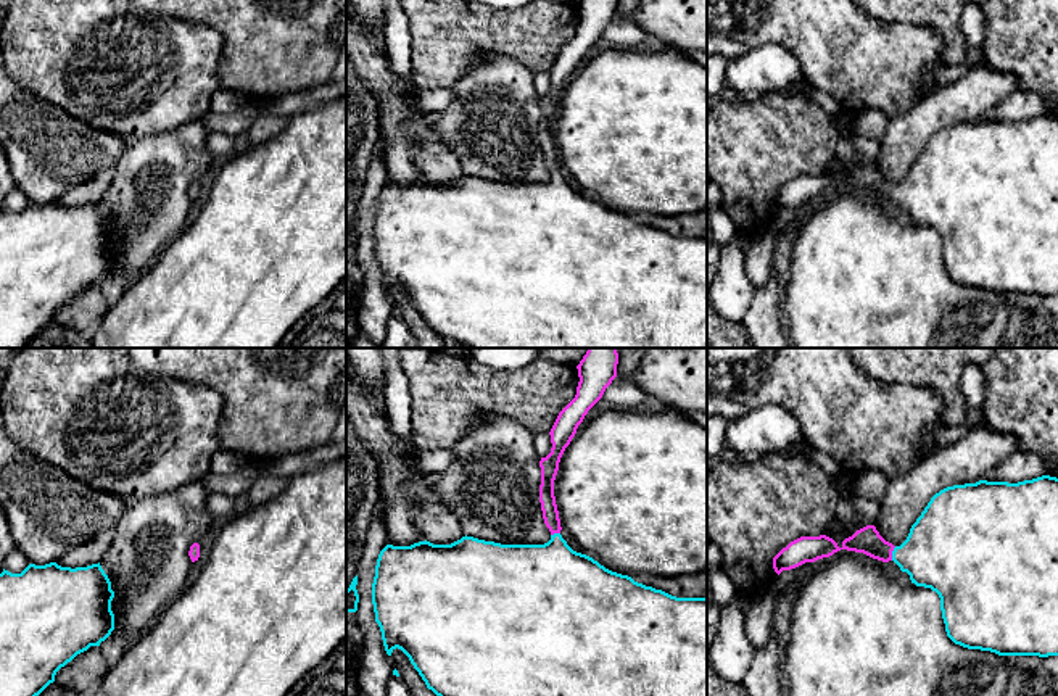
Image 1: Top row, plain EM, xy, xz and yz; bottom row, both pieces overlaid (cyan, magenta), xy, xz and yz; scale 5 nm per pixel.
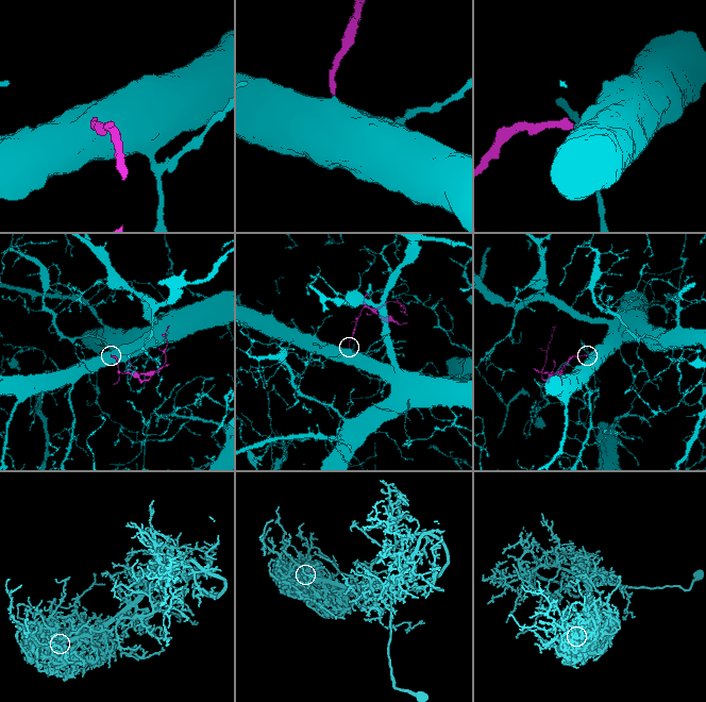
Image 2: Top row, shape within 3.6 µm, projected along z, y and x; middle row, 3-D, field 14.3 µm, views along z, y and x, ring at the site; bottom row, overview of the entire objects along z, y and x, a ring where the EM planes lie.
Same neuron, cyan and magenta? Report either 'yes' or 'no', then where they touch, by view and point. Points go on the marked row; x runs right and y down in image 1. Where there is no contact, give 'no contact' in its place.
yes; contact yz (892, 553)

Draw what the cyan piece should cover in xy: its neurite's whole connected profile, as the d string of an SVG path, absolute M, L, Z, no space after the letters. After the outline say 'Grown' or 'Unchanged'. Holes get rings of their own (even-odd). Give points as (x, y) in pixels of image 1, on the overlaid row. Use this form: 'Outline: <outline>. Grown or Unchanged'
Outline: M100 562L87 567L29 564L21 574L0 574L0 696L39 696L56 672L90 646L100 646L114 630L114 591Z. Unchanged

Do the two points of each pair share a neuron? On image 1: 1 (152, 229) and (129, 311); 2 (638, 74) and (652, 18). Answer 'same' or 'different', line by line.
1: different
2: different

